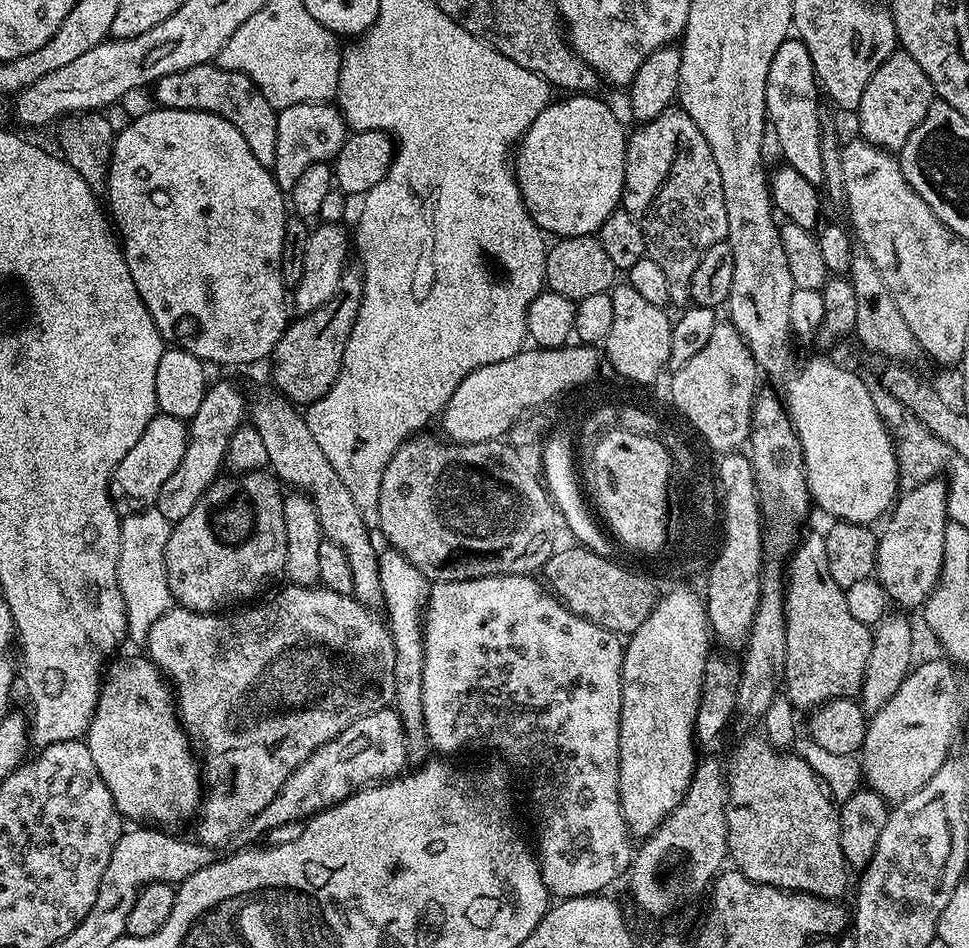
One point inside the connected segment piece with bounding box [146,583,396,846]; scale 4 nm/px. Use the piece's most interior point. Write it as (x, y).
(260, 690)

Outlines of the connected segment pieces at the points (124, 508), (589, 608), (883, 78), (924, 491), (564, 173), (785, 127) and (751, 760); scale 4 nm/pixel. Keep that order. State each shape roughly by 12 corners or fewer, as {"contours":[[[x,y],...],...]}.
{"contours":[[[153,416],[118,462],[108,493],[117,512],[151,509],[178,470],[185,421]],[[557,547],[549,592],[617,634],[650,618],[644,576],[588,548]],[[908,52],[874,70],[854,110],[859,135],[899,153],[933,102]],[[920,480],[883,521],[875,579],[900,610],[940,583],[947,483]],[[596,94],[550,102],[514,152],[545,234],[622,204],[626,128]],[[784,40],[764,111],[783,163],[824,182],[810,50]],[[748,736],[726,764],[728,855],[839,901],[840,813],[798,754]]]}

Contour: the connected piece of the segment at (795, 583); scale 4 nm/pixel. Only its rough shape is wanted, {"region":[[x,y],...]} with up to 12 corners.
{"region":[[818,531],[786,564],[783,691],[797,710],[860,695],[873,629]]}

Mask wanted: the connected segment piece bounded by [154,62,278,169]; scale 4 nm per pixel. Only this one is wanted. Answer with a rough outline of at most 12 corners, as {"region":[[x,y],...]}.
{"region":[[209,62],[156,81],[161,108],[230,122],[268,169],[277,109],[246,74]]}

